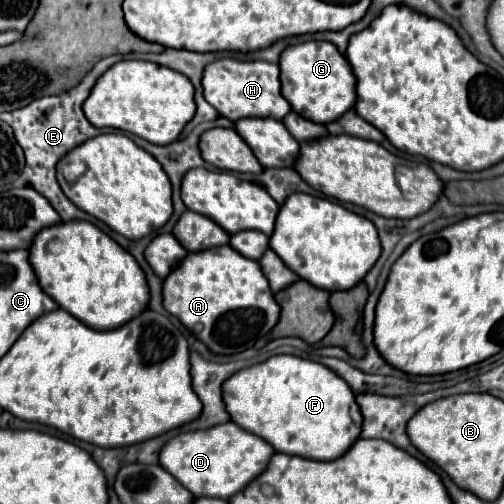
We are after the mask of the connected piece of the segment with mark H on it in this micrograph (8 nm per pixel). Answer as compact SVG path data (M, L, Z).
M217 59L209 63L203 71L203 95L217 109L219 115L229 121L241 117L273 117L283 119L291 105L281 95L279 65L267 61L237 61L237 59Z

